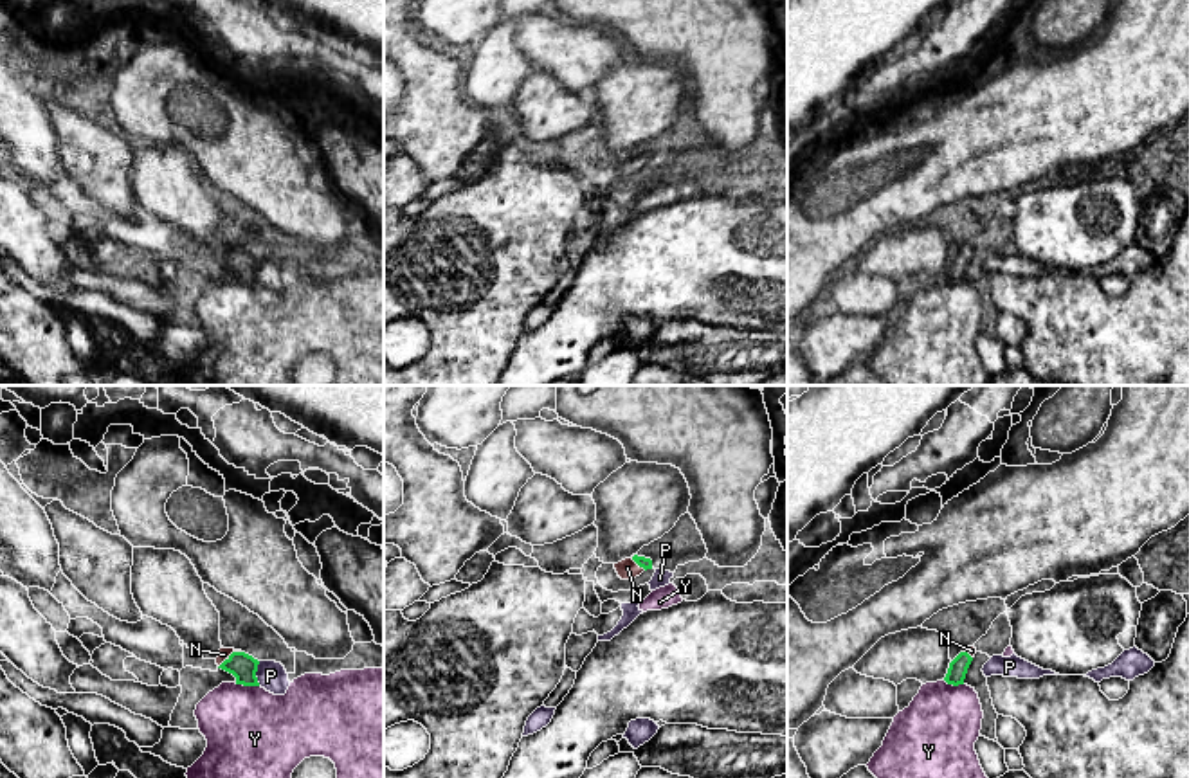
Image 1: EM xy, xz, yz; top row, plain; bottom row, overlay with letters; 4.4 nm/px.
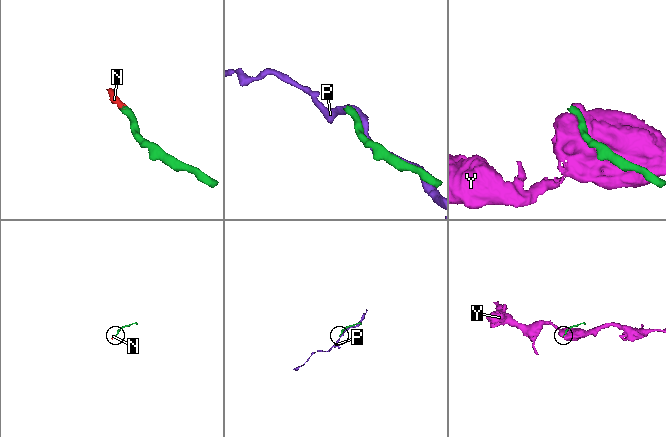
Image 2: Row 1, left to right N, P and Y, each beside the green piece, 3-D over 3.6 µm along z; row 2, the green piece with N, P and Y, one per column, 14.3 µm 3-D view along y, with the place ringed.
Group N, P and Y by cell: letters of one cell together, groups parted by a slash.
N / P / Y

